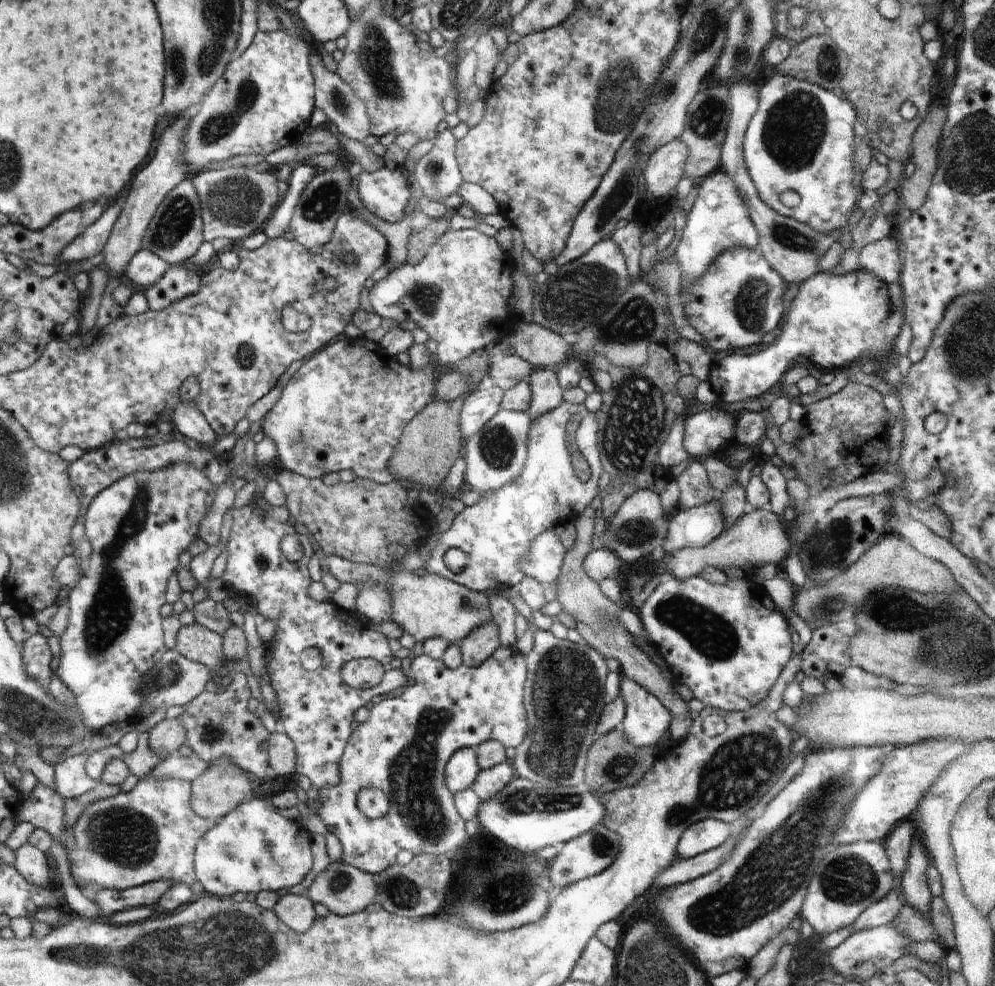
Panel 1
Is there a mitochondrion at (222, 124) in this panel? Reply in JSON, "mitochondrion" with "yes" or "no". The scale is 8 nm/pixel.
{"mitochondrion":"yes"}

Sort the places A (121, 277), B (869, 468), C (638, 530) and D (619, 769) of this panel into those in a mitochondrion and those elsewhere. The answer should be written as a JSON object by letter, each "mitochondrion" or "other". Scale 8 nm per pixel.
{"A":"other","B":"other","C":"mitochondrion","D":"mitochondrion"}

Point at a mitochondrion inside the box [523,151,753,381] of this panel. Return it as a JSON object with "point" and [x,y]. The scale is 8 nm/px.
{"point":[577,297]}

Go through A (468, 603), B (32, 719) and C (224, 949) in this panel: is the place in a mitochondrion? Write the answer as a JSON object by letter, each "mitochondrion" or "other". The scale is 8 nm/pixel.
{"A":"mitochondrion","B":"mitochondrion","C":"mitochondrion"}

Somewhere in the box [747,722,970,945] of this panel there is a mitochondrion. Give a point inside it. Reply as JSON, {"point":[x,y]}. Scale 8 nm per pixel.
{"point":[847,879]}

